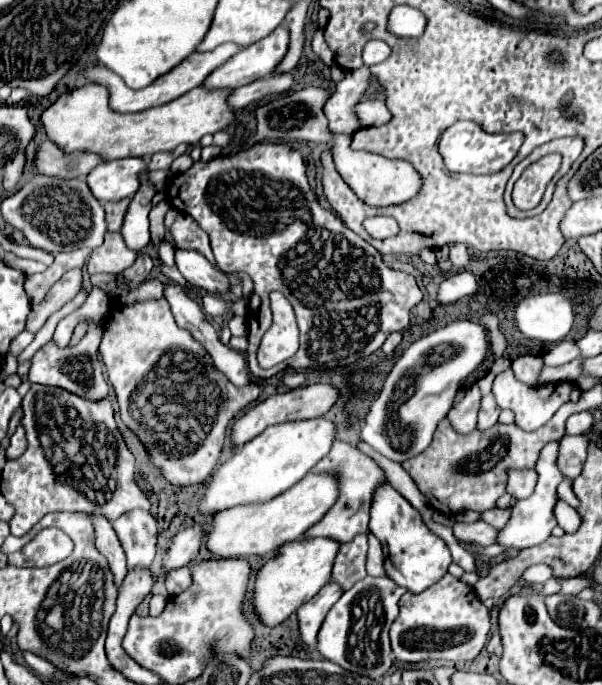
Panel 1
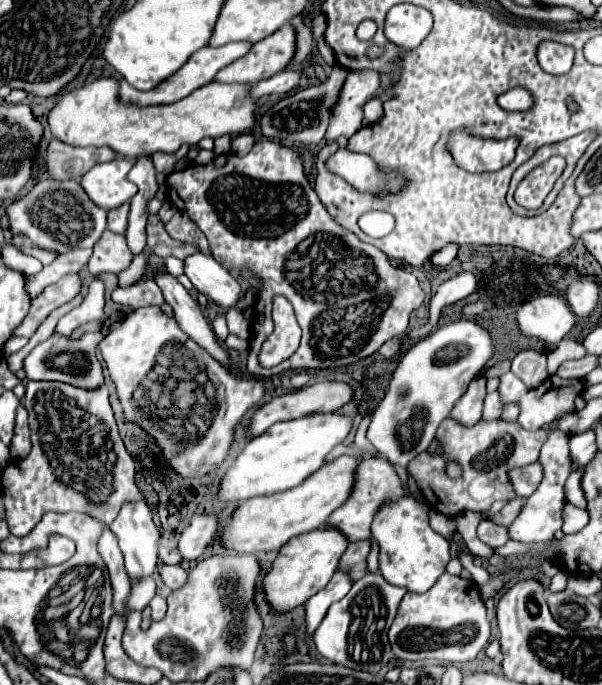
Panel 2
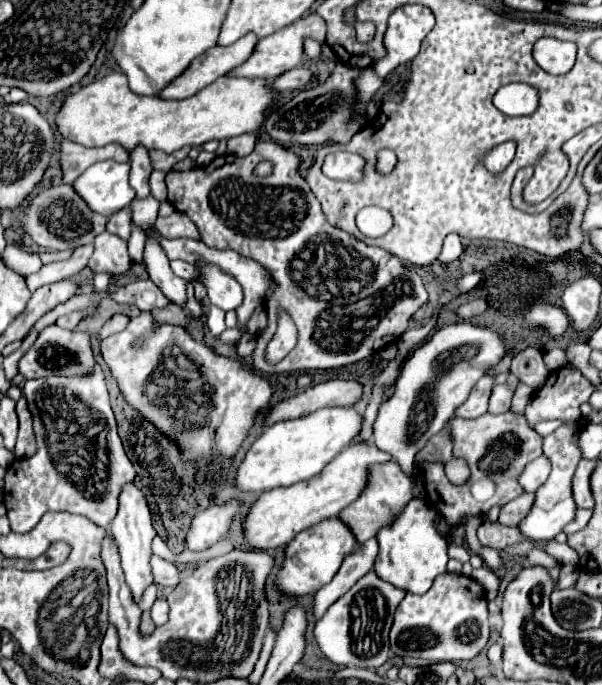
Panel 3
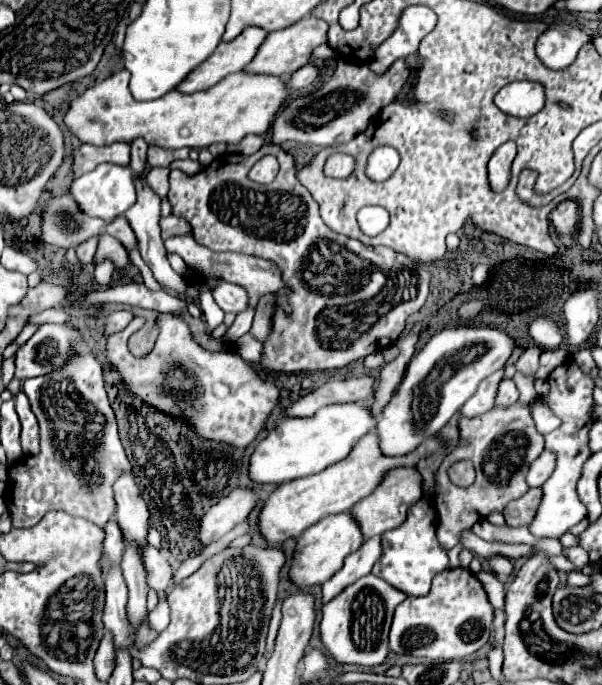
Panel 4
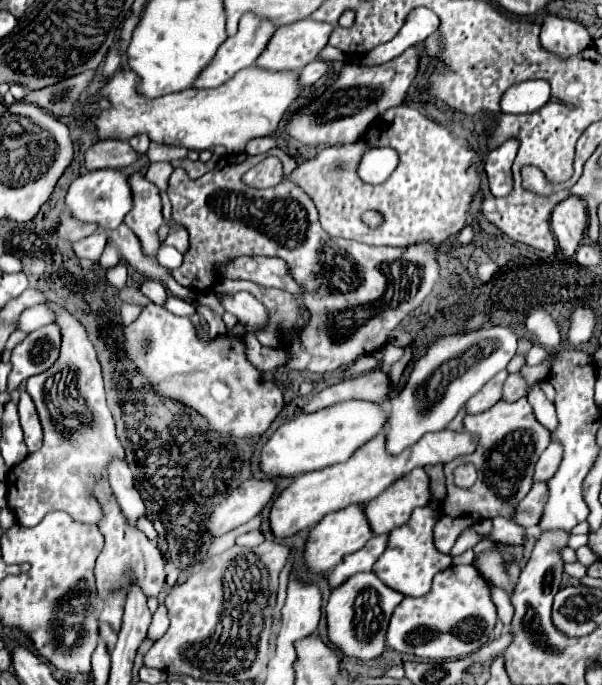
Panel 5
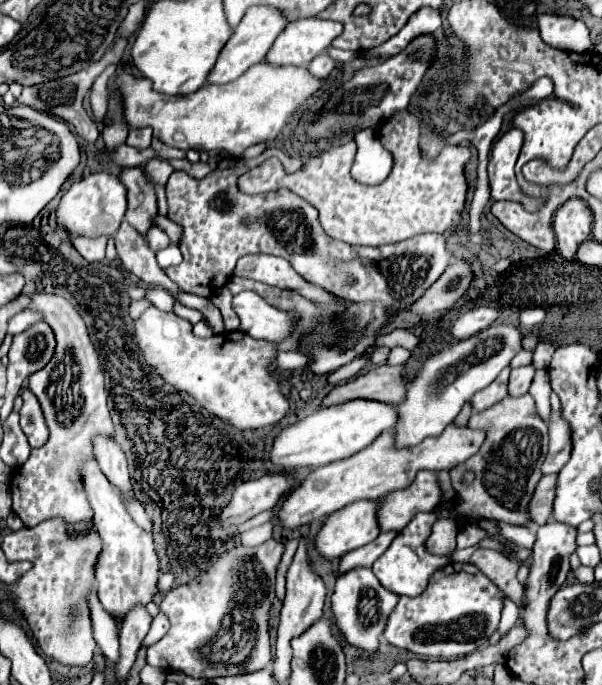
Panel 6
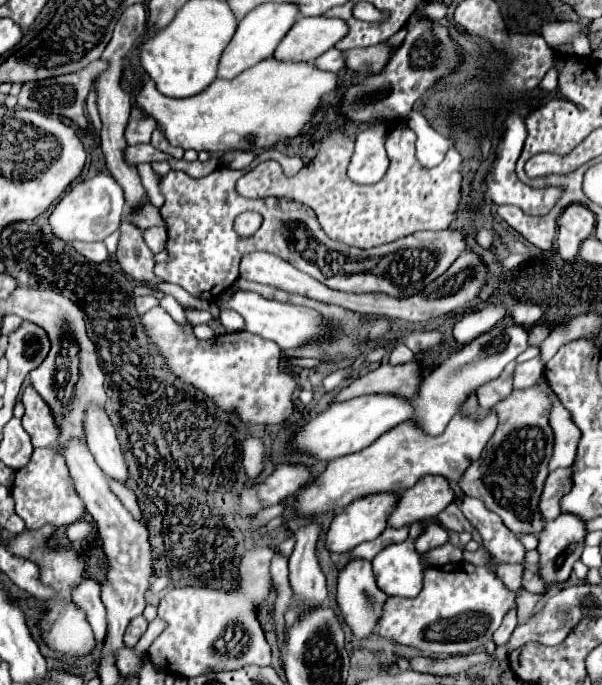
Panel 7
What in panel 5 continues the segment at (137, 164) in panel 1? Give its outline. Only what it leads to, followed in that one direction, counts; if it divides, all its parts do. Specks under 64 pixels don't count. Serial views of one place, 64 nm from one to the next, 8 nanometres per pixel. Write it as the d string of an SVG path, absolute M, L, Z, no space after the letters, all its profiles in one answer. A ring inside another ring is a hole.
M102 168L94 172L86 172L84 176L76 178L70 184L70 190L64 198L66 210L72 214L72 218L84 222L84 224L100 224L100 228L114 230L118 224L122 224L124 216L132 208L132 192L128 186L128 176L114 168Z

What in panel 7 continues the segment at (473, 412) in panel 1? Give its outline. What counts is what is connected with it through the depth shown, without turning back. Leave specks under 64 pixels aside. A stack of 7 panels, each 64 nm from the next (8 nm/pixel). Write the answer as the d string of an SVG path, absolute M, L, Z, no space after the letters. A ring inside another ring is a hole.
M516 362L508 364L508 368L504 368L504 372L496 378L490 380L488 384L482 384L476 394L478 394L478 404L482 410L492 410L500 400L504 400L506 396L510 396L512 392L512 372L516 368Z

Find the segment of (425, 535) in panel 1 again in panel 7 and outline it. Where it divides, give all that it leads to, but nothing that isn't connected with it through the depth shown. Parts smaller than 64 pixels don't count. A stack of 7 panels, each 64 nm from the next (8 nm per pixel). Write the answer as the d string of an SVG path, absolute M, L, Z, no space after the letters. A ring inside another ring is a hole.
M414 540L390 544L372 560L378 588L388 596L414 598L422 590L420 554L414 550Z

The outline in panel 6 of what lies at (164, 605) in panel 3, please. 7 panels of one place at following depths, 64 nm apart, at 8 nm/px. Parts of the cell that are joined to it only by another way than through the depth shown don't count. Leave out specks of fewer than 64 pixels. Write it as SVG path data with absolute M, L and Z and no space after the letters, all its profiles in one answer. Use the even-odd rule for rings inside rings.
M160 612L160 614L152 620L150 632L148 632L148 634L146 634L146 638L142 640L142 646L150 646L150 644L158 642L158 640L168 632L168 628L170 628L170 622L168 622L168 618Z

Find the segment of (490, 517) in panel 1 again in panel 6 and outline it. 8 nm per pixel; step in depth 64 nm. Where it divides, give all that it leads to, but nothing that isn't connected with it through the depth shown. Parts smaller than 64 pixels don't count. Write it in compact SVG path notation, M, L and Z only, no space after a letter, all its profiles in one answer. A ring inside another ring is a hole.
M556 474L544 476L544 480L538 482L534 498L530 502L530 518L534 524L542 526L552 518L552 498L556 494Z

